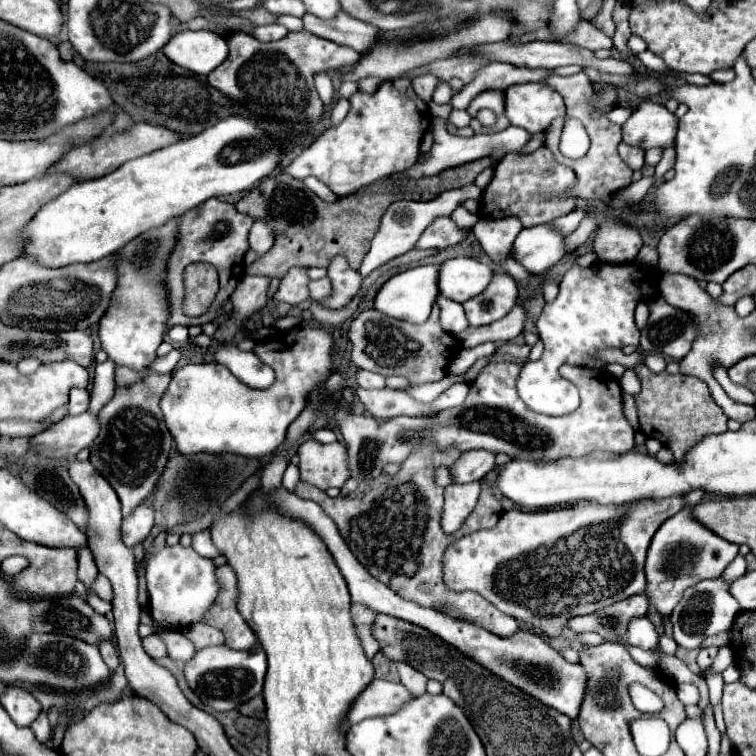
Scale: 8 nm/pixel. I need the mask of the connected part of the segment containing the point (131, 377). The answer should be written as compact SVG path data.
M117 368L117 372L115 372L115 382L117 382L117 386L131 386L131 384L135 384L137 380L141 380L141 378L145 378L147 374L137 374L137 372L129 372L127 368Z

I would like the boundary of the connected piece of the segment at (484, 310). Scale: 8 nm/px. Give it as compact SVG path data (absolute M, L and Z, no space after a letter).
M497 272L487 290L467 300L463 308L471 326L485 326L507 316L515 304L517 304L515 280L505 272Z

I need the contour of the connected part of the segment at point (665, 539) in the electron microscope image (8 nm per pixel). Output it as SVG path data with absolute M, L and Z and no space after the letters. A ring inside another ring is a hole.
M693 506L681 510L679 514L663 522L663 526L655 532L647 552L645 598L649 600L649 610L655 610L661 616L661 620L665 620L673 612L673 608L683 598L683 592L689 586L705 578L719 578L739 552L737 544L719 538L715 532L707 530L707 526L697 522L691 510Z

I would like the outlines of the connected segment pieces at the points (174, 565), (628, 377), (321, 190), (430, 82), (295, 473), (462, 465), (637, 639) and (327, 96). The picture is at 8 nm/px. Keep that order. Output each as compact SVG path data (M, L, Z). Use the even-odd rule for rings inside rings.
M163 546L147 562L147 588L149 588L149 612L157 622L167 622L171 628L181 630L185 626L201 622L207 608L217 598L215 564L209 558L199 556L193 548Z
M627 370L627 372L623 374L623 378L619 380L619 384L621 384L623 392L625 392L625 394L629 394L629 396L637 396L637 394L639 394L639 390L641 390L639 378L637 378L637 374L635 374L633 370Z
M305 178L303 182L305 182L305 186L311 188L319 198L325 198L327 202L335 202L335 200L337 200L337 196L335 196L321 180L317 180L317 178Z
M431 74L413 78L413 88L423 102L431 102L431 96L433 96L433 90L437 88L437 84L439 84L439 78L431 78Z
M289 464L287 470L285 470L285 476L283 476L283 486L285 486L289 492L293 492L295 486L297 486L297 482L299 482L299 468L293 466L293 464Z
M469 450L451 466L453 484L467 484L473 480L481 480L495 466L495 454L487 450Z
M643 616L643 618L633 618L629 622L625 640L631 646L639 646L643 650L651 650L651 648L657 646L659 636L655 634L655 626L651 624L651 620L647 620L647 616Z
M315 74L315 88L323 100L323 104L327 106L333 106L333 96L335 96L335 90L333 90L333 84L331 84L331 78L327 74Z

